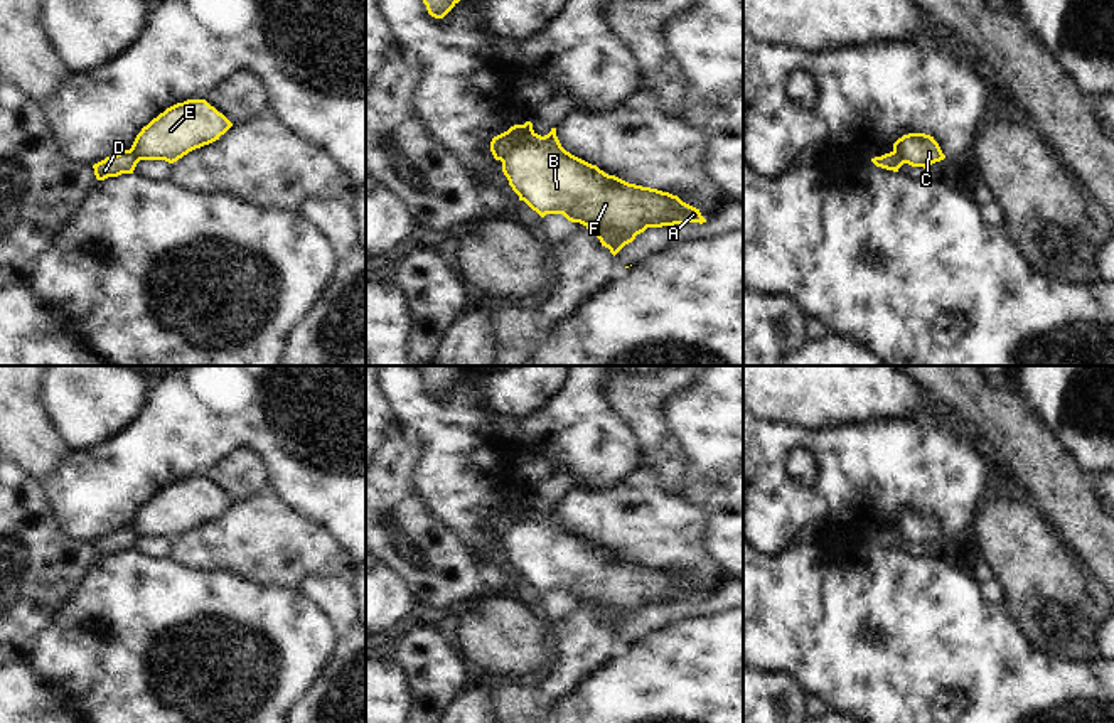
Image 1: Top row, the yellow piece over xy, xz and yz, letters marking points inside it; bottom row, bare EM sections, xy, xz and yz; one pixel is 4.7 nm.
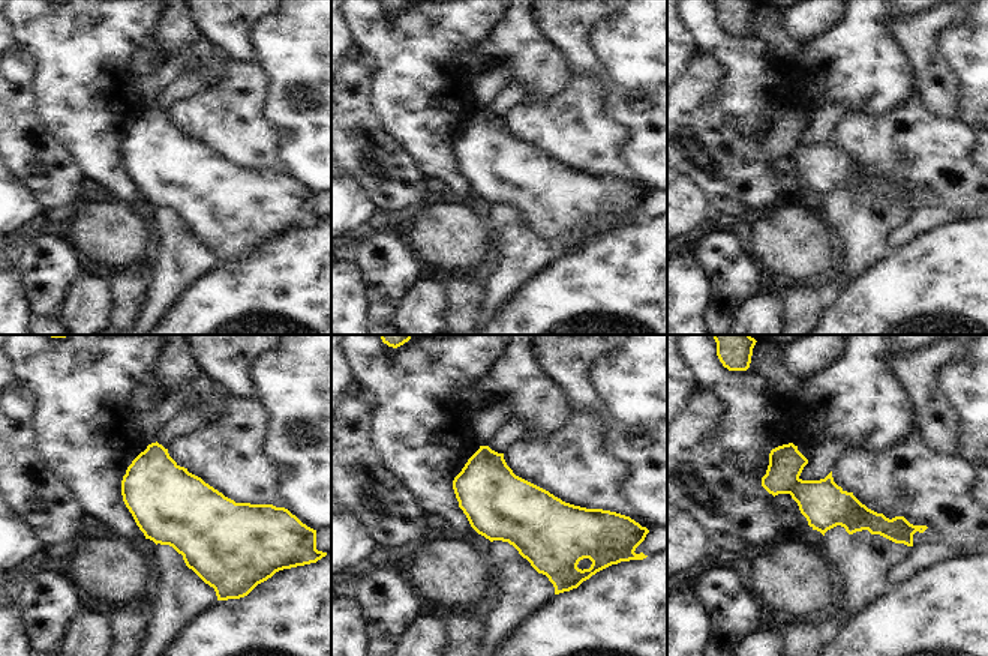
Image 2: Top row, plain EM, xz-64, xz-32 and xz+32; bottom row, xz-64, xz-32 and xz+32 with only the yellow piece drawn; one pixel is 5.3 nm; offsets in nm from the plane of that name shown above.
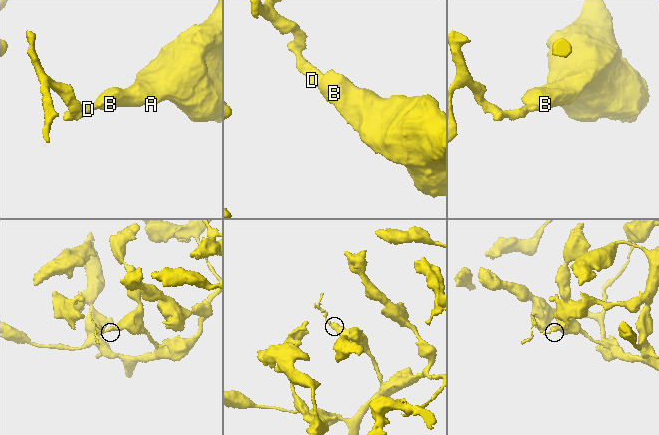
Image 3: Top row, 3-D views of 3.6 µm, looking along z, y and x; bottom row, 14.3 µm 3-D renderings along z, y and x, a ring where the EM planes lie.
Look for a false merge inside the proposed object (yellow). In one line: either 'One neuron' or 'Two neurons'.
Two neurons

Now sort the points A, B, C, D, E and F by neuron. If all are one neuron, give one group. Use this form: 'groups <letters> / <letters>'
groups A B C E F / D

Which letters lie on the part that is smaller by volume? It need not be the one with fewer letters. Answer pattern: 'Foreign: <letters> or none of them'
Foreign: D

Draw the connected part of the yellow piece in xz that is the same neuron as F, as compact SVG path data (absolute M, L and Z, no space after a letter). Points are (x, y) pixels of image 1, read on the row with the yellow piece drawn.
M526 121L517 142L501 162L519 201L524 201L541 217L563 214L568 221L583 224L613 256L647 228L706 222L699 209L683 202L678 195L629 184L571 155L561 147L556 128L541 137L533 130L533 123Z

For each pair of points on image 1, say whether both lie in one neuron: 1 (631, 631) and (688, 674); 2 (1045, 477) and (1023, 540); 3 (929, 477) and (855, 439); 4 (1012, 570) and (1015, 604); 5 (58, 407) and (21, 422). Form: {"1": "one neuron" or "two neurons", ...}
{"1": "two neurons", "2": "two neurons", "3": "one neuron", "4": "one neuron", "5": "two neurons"}

